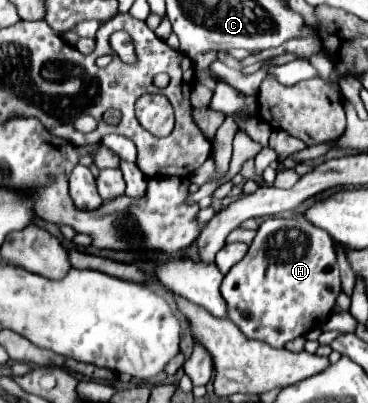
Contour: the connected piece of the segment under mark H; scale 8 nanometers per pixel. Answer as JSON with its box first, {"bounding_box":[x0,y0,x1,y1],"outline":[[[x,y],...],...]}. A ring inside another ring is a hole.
{"bounding_box":[222,216,340,348],"outline":[[[304,216],[298,218],[270,218],[264,220],[256,232],[248,254],[224,276],[222,296],[228,304],[230,320],[248,336],[264,340],[274,348],[284,348],[288,340],[304,336],[312,328],[324,326],[324,320],[332,314],[336,298],[340,294],[340,270],[336,262],[336,246],[326,230],[316,228]]]}

